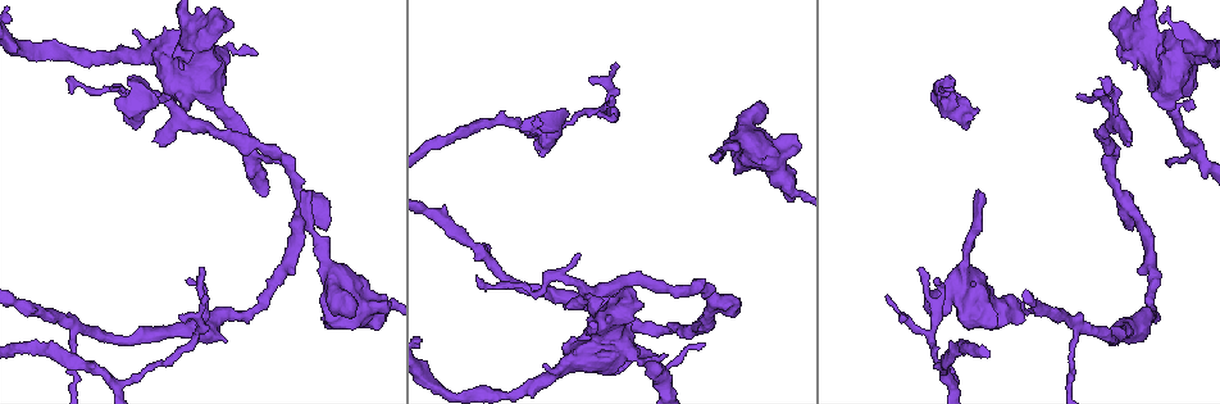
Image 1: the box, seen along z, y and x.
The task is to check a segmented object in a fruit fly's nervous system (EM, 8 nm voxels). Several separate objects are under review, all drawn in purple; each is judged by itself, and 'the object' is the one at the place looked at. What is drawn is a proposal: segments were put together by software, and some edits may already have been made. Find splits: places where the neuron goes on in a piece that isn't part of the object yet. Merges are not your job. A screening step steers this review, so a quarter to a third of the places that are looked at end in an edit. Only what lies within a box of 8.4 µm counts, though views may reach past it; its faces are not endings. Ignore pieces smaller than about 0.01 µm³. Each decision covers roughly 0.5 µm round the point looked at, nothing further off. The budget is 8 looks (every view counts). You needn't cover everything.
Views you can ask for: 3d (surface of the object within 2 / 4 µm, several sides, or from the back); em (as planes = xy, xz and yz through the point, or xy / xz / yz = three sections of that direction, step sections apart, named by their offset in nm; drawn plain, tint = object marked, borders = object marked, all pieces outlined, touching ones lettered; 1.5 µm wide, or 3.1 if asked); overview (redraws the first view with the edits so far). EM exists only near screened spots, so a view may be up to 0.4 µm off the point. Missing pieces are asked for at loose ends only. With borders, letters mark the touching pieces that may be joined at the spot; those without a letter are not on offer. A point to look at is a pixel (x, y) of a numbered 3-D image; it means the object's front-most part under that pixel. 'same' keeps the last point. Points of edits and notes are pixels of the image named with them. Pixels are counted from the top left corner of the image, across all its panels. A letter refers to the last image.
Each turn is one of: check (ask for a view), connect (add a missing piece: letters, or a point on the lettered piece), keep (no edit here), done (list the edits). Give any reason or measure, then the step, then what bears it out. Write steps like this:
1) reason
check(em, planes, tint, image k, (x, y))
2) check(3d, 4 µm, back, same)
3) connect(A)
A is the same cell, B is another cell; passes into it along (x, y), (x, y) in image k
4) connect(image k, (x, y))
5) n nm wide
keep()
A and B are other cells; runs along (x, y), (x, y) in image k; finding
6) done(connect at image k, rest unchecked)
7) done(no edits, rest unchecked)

branch stops here
check(em, yz, step 8, borders, image 1, (188, 111))

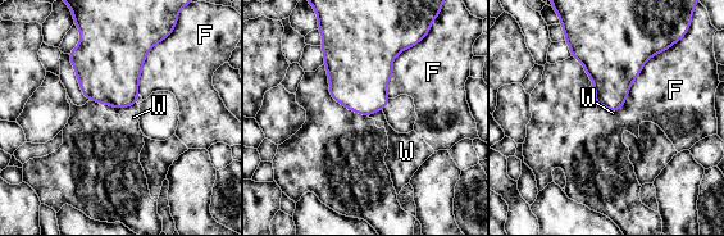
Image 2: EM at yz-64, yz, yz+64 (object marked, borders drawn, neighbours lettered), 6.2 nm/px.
another direction
check(em, xy, step 8, borders, same)

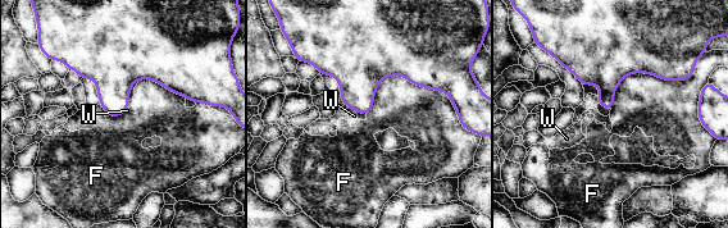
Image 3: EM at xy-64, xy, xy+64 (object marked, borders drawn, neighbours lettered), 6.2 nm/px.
keep()
F and W are other cells; border along (354, 110), (365, 114) in image 3; no lettered piece goes on from it

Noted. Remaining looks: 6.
an open end
check(em, xy, step 8, borders, image 1, (303, 192))

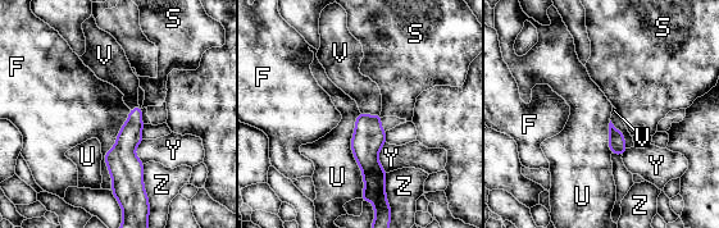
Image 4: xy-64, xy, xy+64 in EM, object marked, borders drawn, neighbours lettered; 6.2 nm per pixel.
U touches over 550 nm
connect(V)
V is the same cell, F, S, U, Y and Z are other cells; passes into it along (368, 138), (371, 115), (367, 94) in image 4; it goes on there

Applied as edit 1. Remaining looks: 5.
see it whole again
check(overview)

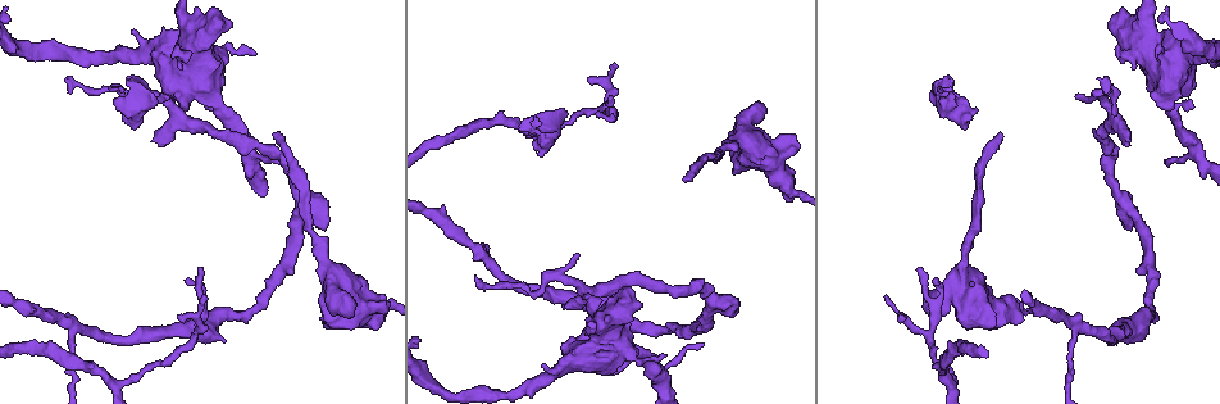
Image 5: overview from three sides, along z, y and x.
an open end
check(em, xz, step 8, tint, image 5, (596, 113))

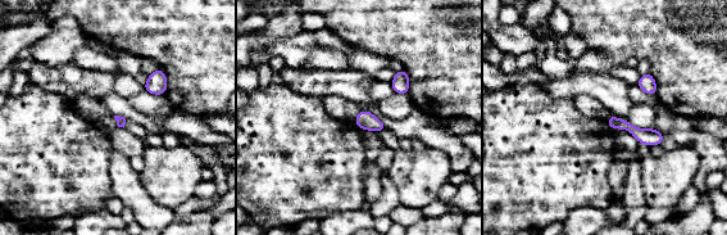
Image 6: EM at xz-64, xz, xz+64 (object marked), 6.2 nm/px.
cut it another way
check(em, planes, borders, same)

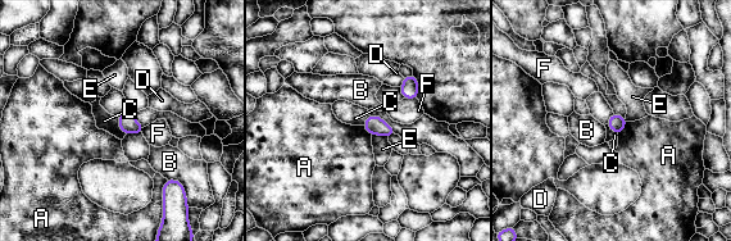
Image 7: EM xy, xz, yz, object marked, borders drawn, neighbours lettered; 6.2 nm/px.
A touches over 150 nm
keep()
A, B, C, D, E and F are other cells; border along (117, 118), (118, 126), (126, 133) in image 7; none of them fits

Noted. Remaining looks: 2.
done(connect at image 4, rest unchecked)

